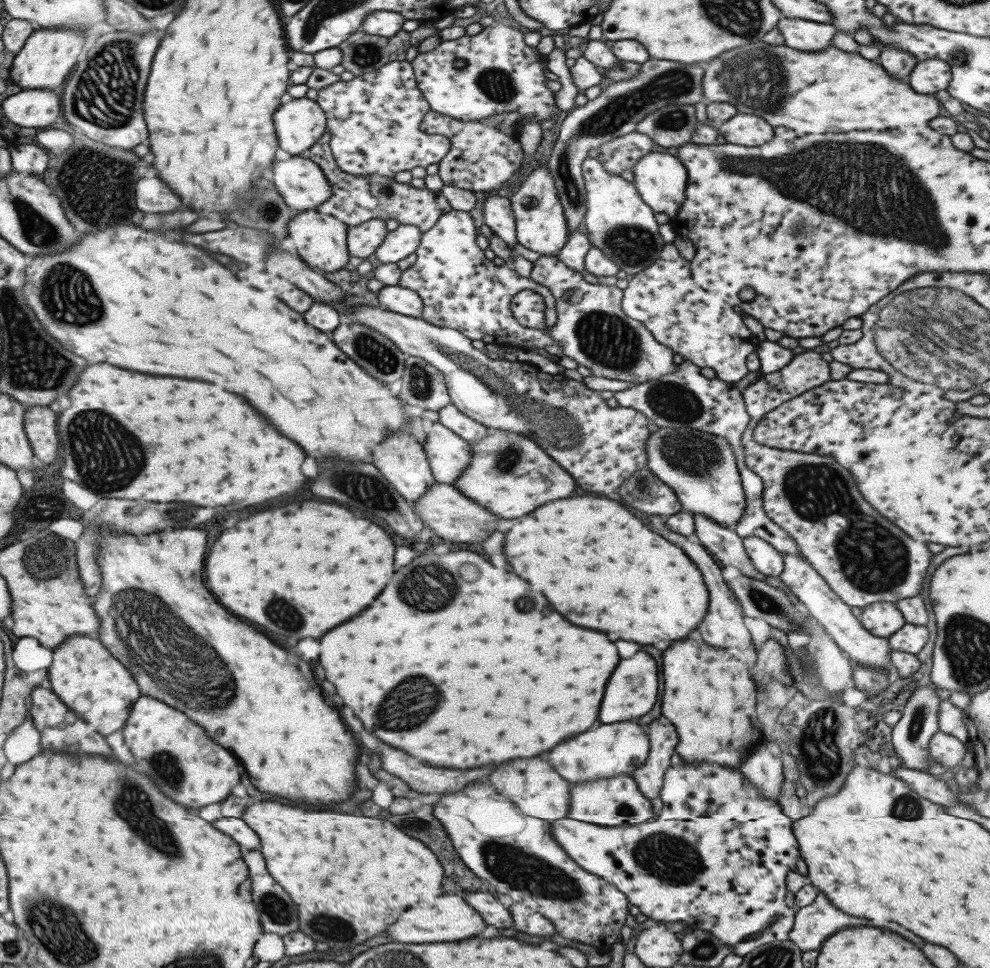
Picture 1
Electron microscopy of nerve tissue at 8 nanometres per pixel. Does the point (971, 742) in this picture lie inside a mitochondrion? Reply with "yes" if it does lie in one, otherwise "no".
no

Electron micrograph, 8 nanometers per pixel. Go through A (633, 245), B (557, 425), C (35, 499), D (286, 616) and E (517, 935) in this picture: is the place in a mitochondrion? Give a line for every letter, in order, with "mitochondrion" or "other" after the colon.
A: mitochondrion
B: mitochondrion
C: mitochondrion
D: mitochondrion
E: other

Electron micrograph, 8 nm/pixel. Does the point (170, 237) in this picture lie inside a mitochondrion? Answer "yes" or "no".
no

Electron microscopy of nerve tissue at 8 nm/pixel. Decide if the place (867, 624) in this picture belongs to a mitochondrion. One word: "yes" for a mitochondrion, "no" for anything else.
no

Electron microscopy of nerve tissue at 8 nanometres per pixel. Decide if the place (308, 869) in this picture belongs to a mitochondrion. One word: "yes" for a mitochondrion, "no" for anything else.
no

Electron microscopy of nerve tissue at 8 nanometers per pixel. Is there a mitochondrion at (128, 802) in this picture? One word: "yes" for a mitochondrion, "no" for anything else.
yes

